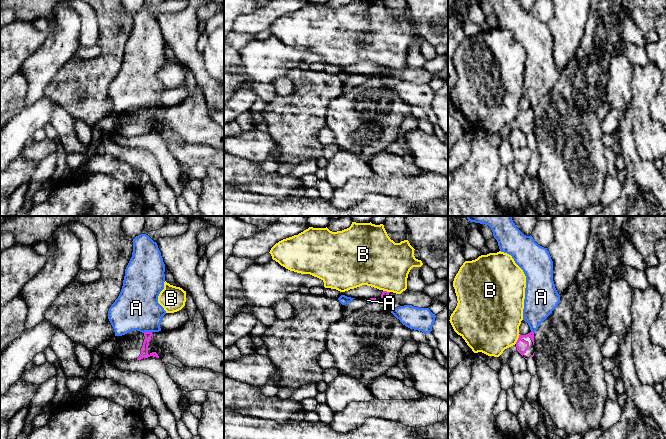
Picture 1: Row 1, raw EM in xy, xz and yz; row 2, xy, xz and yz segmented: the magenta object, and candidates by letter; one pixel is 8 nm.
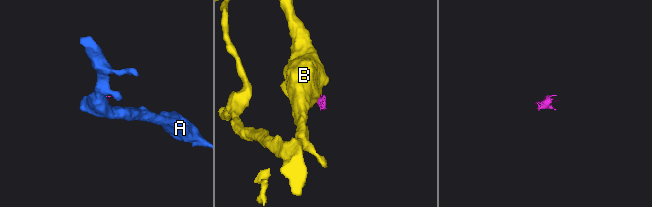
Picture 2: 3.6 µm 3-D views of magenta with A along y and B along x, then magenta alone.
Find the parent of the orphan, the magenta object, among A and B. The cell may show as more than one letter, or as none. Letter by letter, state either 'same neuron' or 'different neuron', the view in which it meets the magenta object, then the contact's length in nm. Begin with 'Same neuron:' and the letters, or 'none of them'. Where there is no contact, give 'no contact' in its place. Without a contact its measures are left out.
Same neuron: none of them
A: different neuron | xy | 70 nm
B: different neuron | yz | 90 nm

